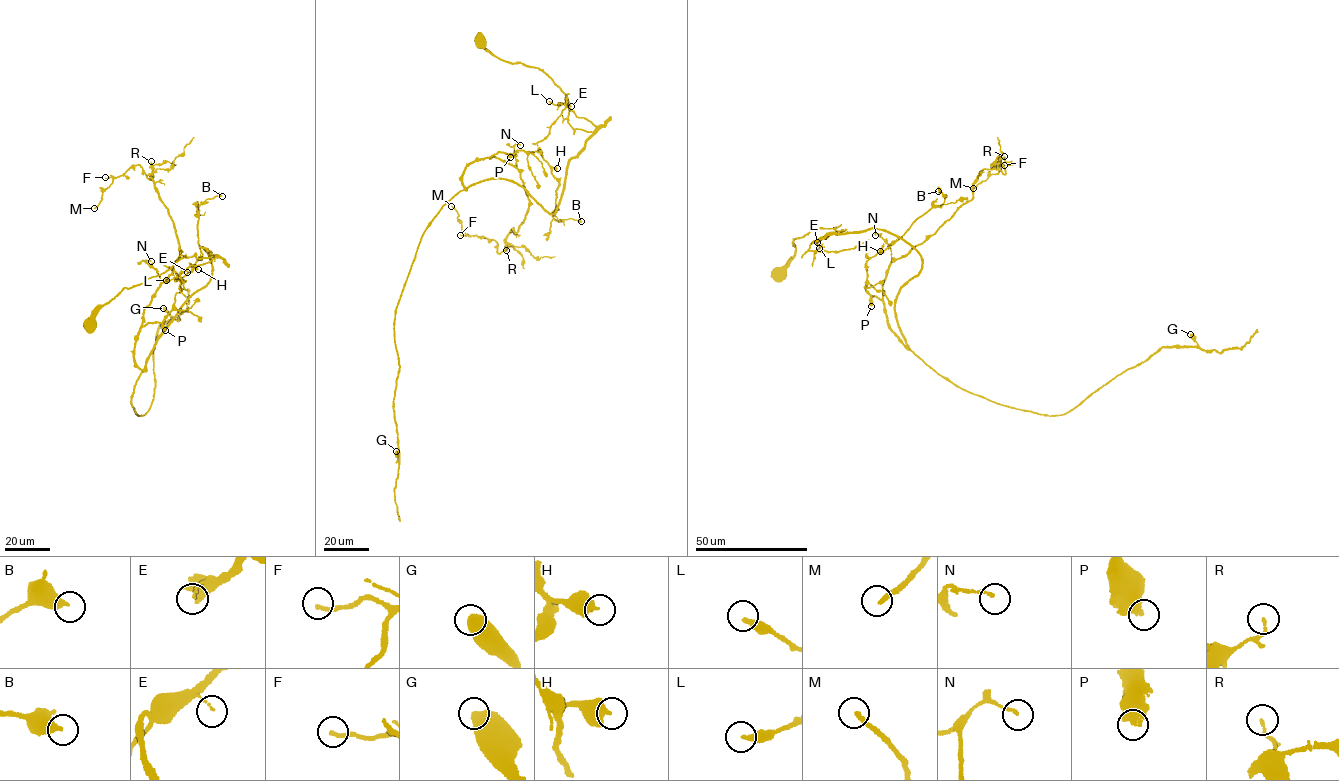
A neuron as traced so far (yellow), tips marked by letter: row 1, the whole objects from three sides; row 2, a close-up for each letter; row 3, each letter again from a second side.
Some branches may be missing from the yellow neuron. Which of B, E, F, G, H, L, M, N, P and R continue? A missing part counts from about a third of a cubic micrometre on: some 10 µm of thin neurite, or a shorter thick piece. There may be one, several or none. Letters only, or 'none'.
F, L, M

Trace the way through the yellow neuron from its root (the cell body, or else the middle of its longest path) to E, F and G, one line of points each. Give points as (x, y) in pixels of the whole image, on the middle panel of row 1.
E: (479, 39), (502, 60), (542, 70), (568, 100), (568, 123), (594, 130), (571, 106)
F: (479, 39), (592, 135), (550, 214), (470, 164), (530, 204), (499, 253), (460, 235)
G: (479, 39), (542, 70), (592, 135), (553, 213), (491, 179), (425, 231), (394, 321), (396, 451)

